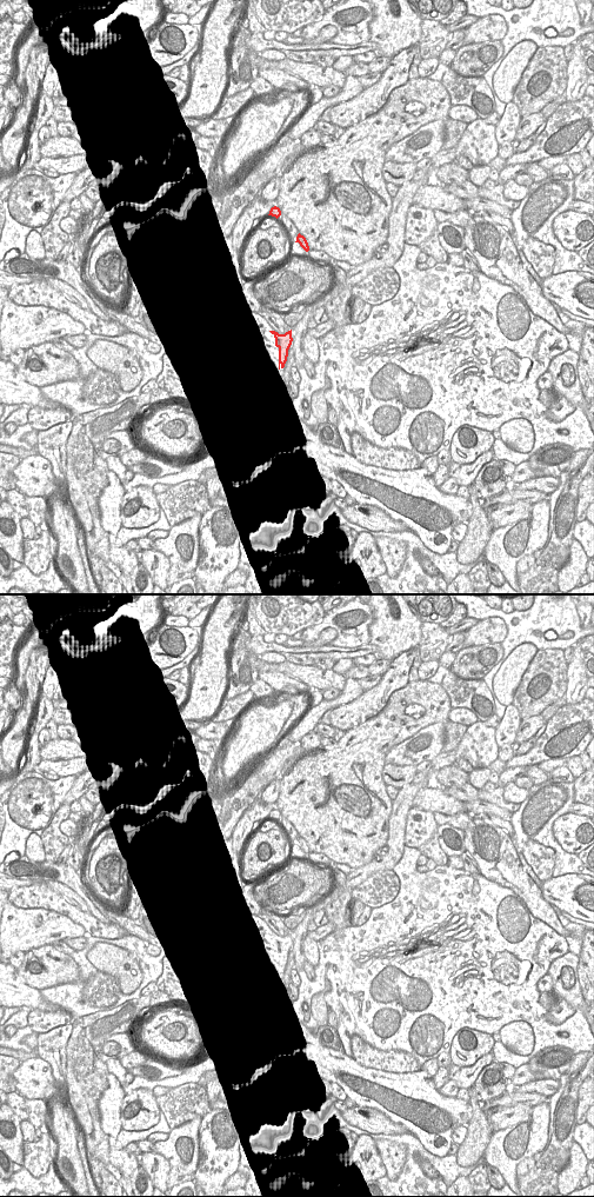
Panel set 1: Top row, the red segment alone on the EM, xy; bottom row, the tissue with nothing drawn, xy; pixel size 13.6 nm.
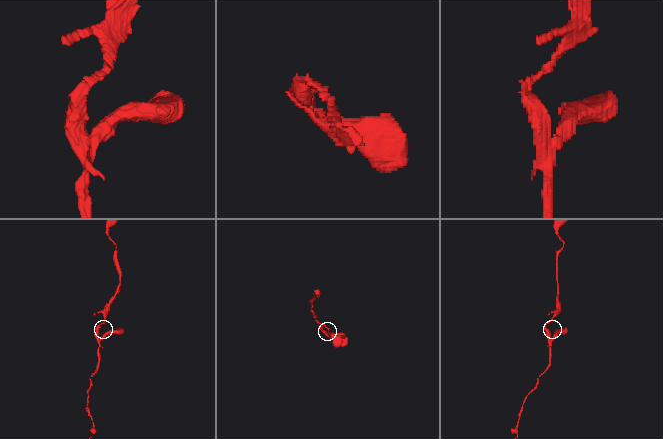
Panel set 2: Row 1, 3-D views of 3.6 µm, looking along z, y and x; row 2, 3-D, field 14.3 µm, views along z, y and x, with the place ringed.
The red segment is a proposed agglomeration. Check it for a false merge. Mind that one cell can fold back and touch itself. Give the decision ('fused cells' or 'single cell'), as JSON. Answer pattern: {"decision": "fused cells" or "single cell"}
{"decision": "fused cells"}

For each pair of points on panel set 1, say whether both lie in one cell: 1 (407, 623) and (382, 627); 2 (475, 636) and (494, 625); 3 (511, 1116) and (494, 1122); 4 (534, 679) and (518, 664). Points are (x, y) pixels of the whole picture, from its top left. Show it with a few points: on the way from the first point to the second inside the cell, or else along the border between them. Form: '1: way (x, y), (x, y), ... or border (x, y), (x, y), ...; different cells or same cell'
1: way (401, 627), (388, 627); same cell
2: way (480, 634), (489, 630); same cell
3: way (507, 1117), (498, 1121); same cell
4: border (538, 651), (513, 695); different cells

